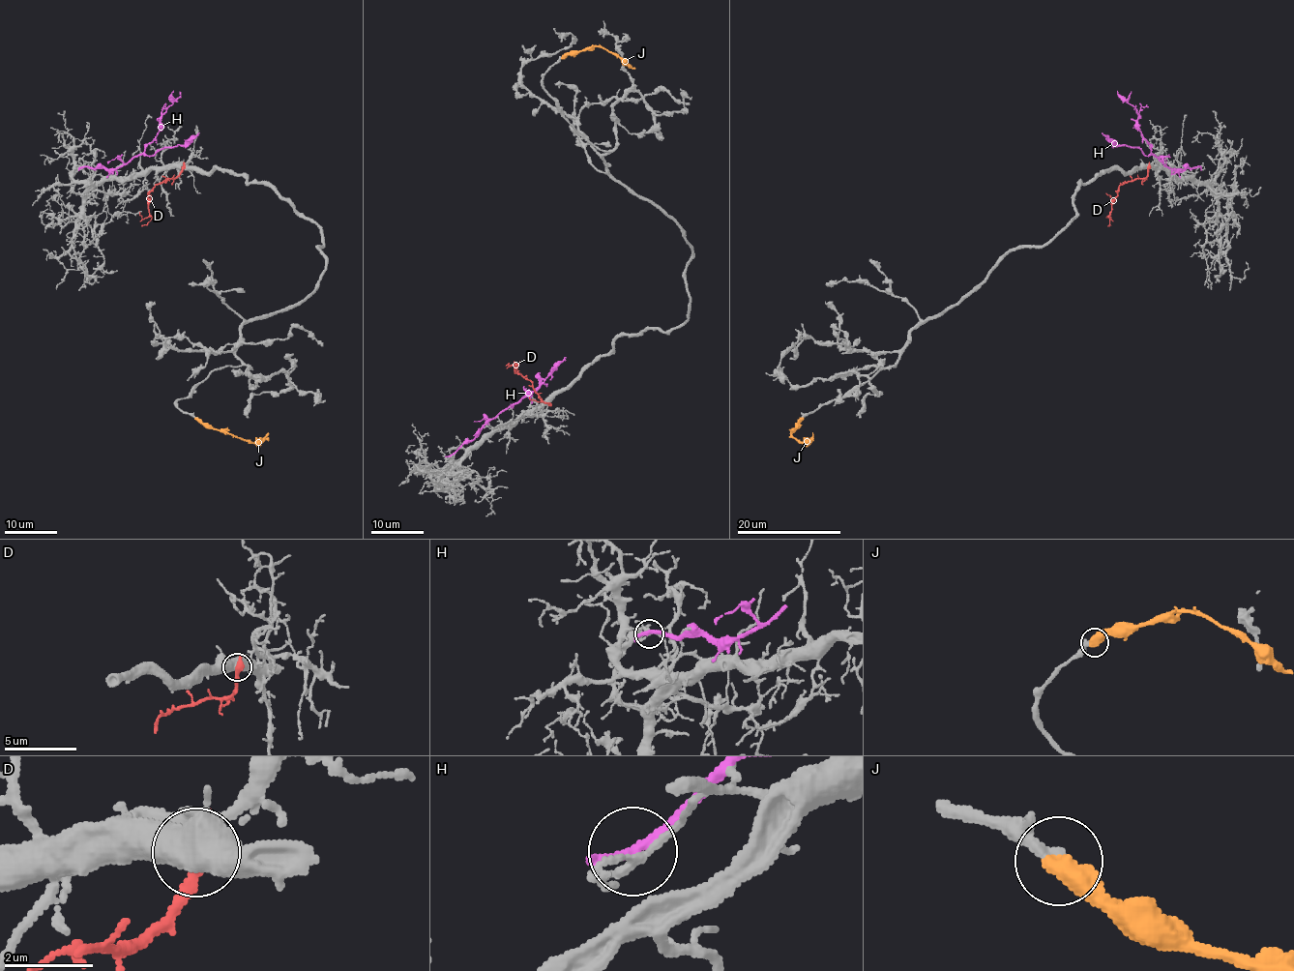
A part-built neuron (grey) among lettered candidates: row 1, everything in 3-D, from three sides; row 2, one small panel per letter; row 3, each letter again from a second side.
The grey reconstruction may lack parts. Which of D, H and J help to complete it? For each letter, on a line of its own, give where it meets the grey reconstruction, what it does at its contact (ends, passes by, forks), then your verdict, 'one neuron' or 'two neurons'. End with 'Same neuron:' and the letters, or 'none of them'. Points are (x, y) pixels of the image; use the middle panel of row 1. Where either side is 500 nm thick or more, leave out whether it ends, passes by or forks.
D: contact (548, 403); two neurons
H: contact (451, 456); it ends; two neurons
J: contact (563, 57); one neuron
Same neuron: J

